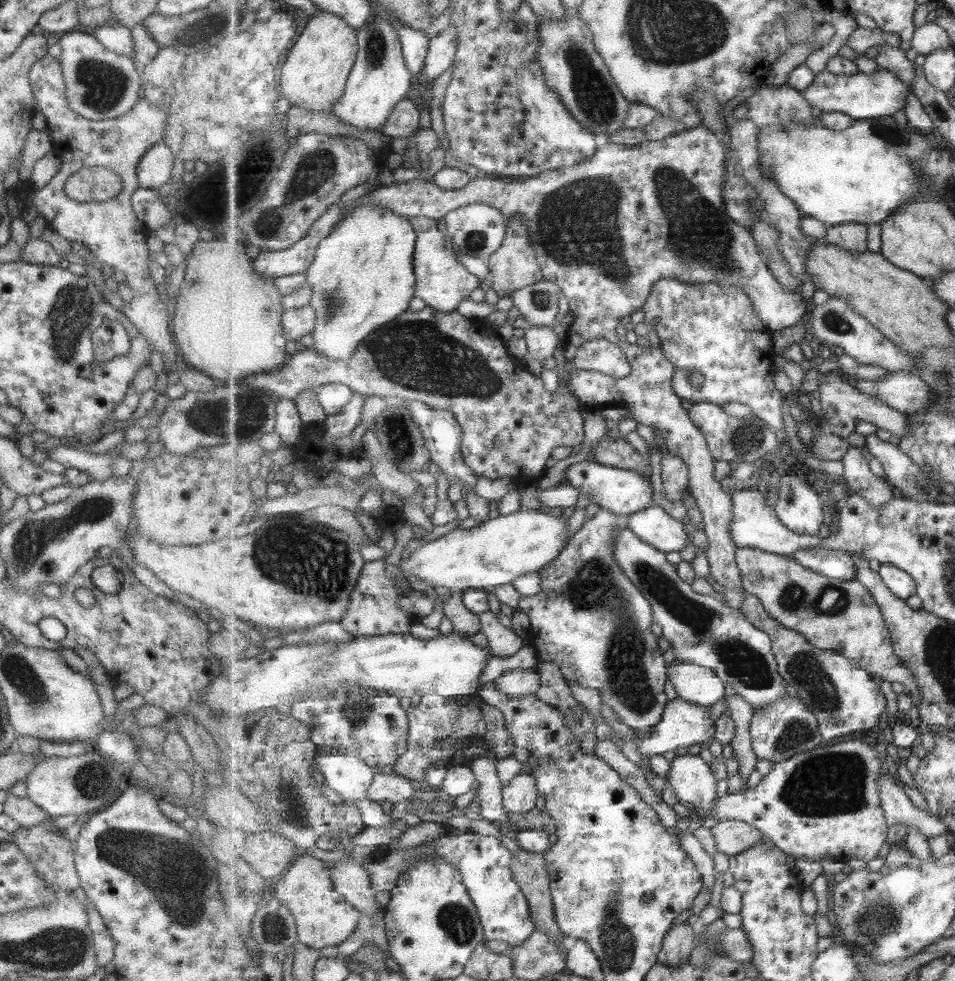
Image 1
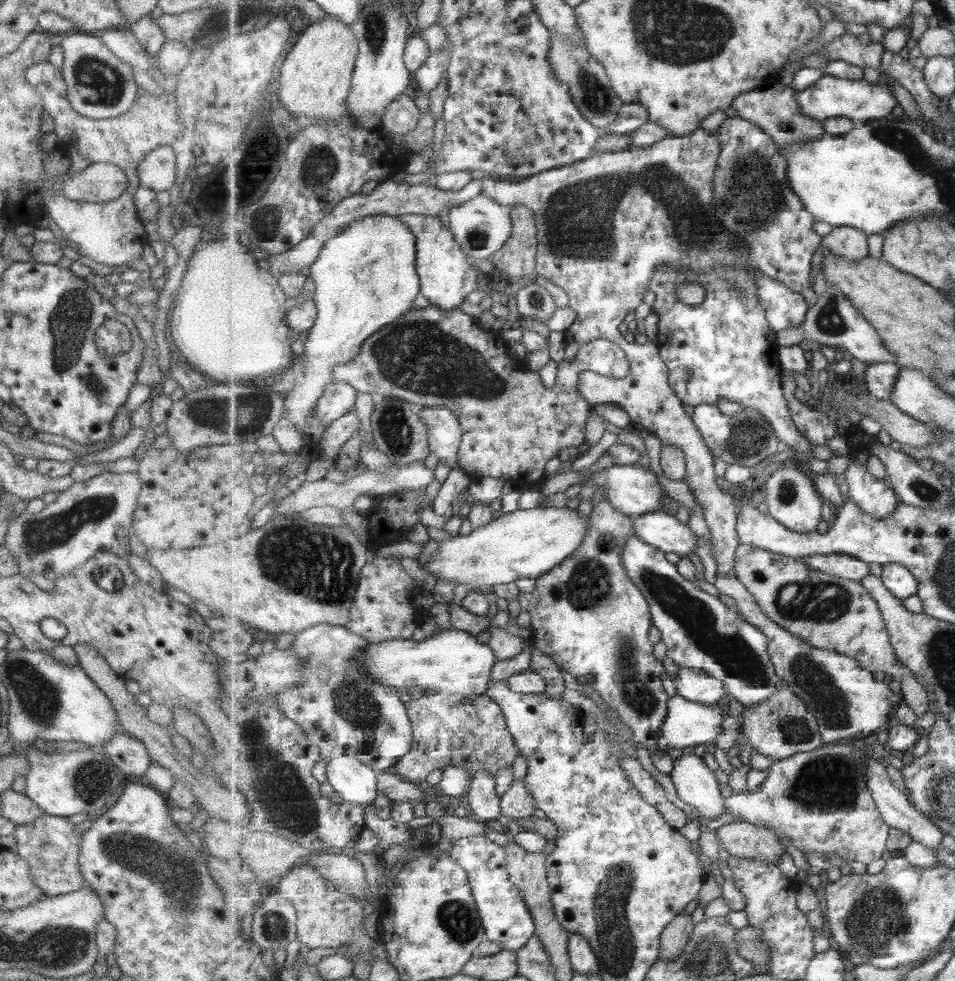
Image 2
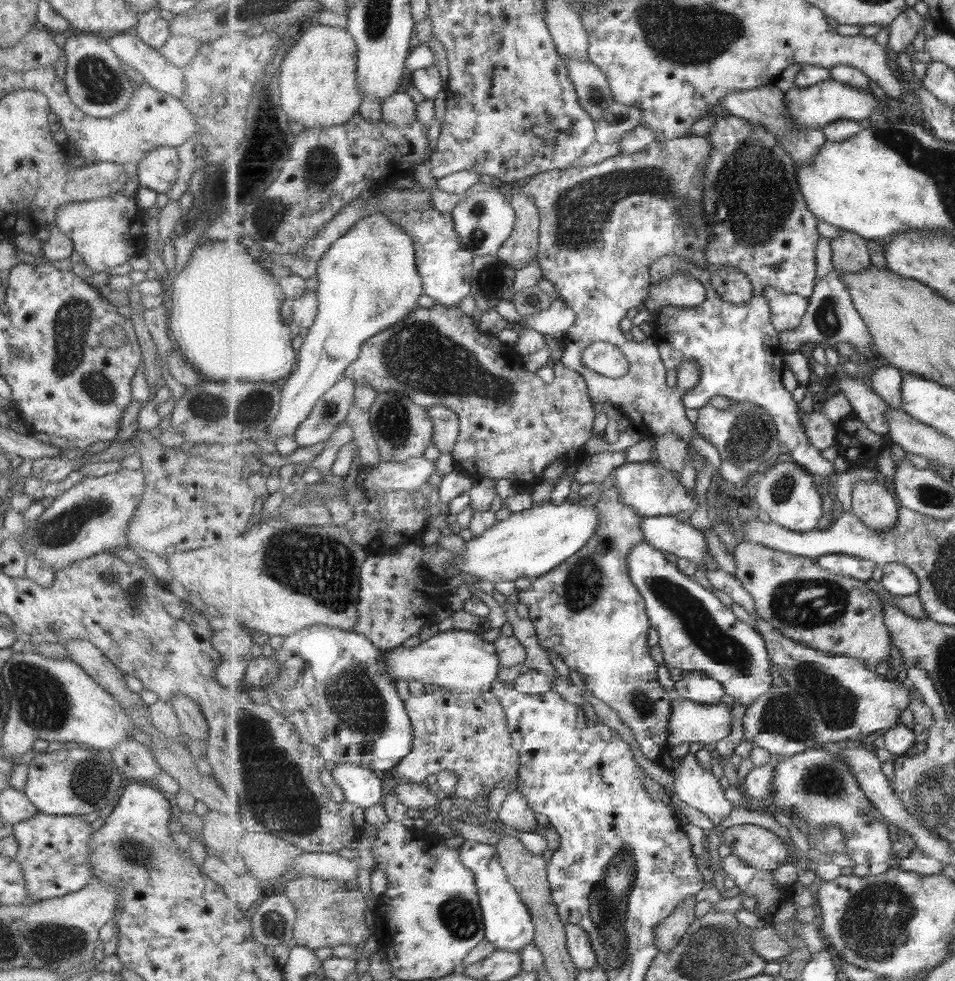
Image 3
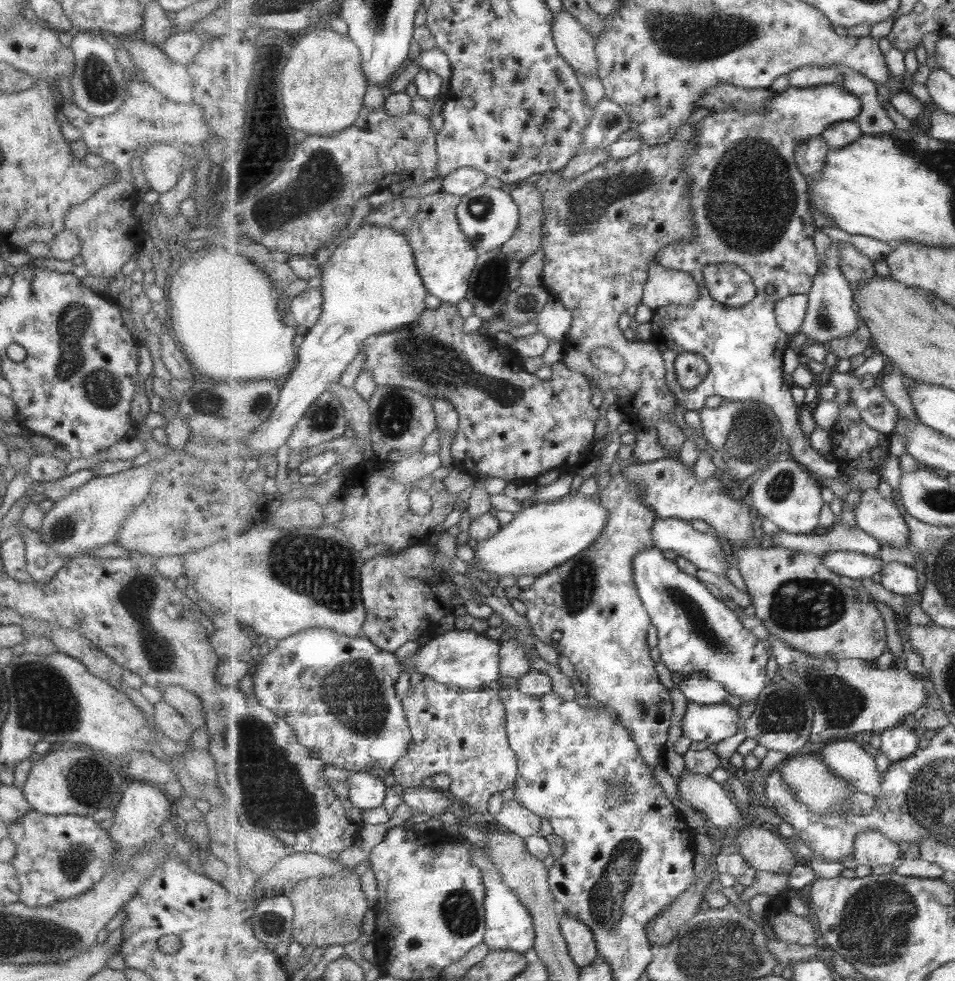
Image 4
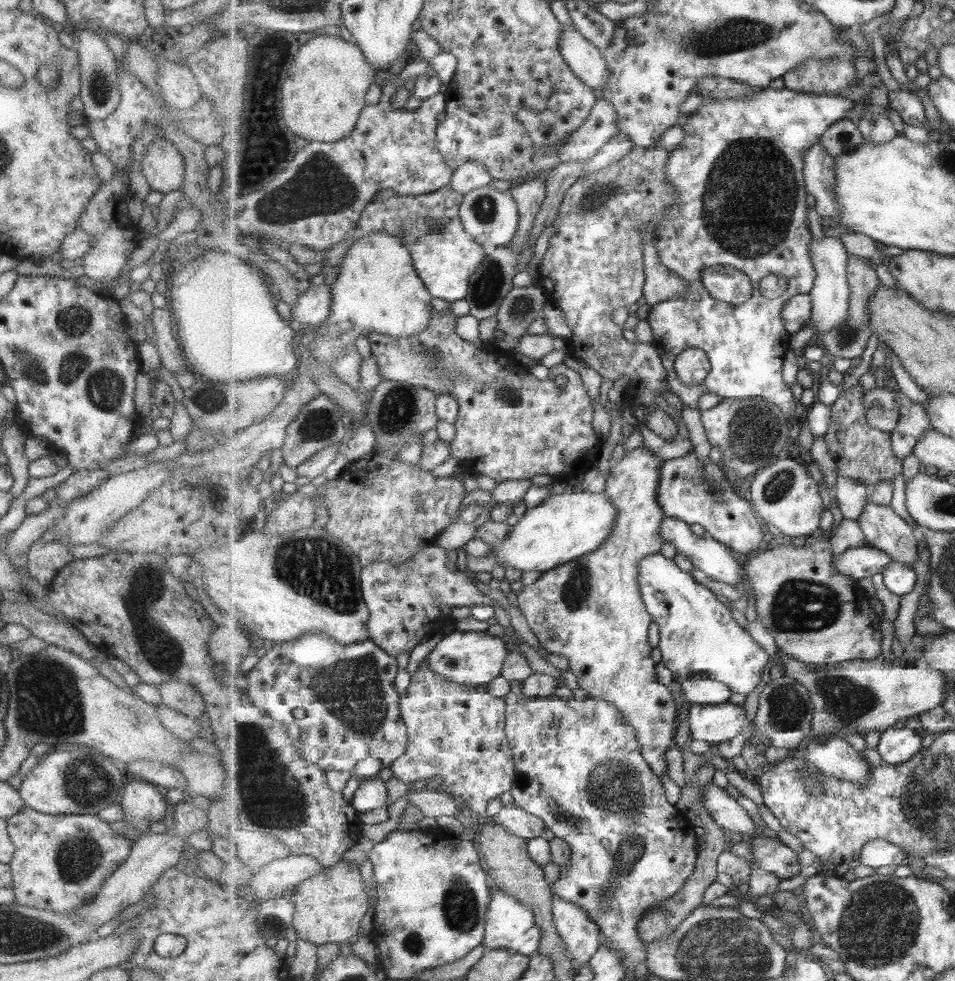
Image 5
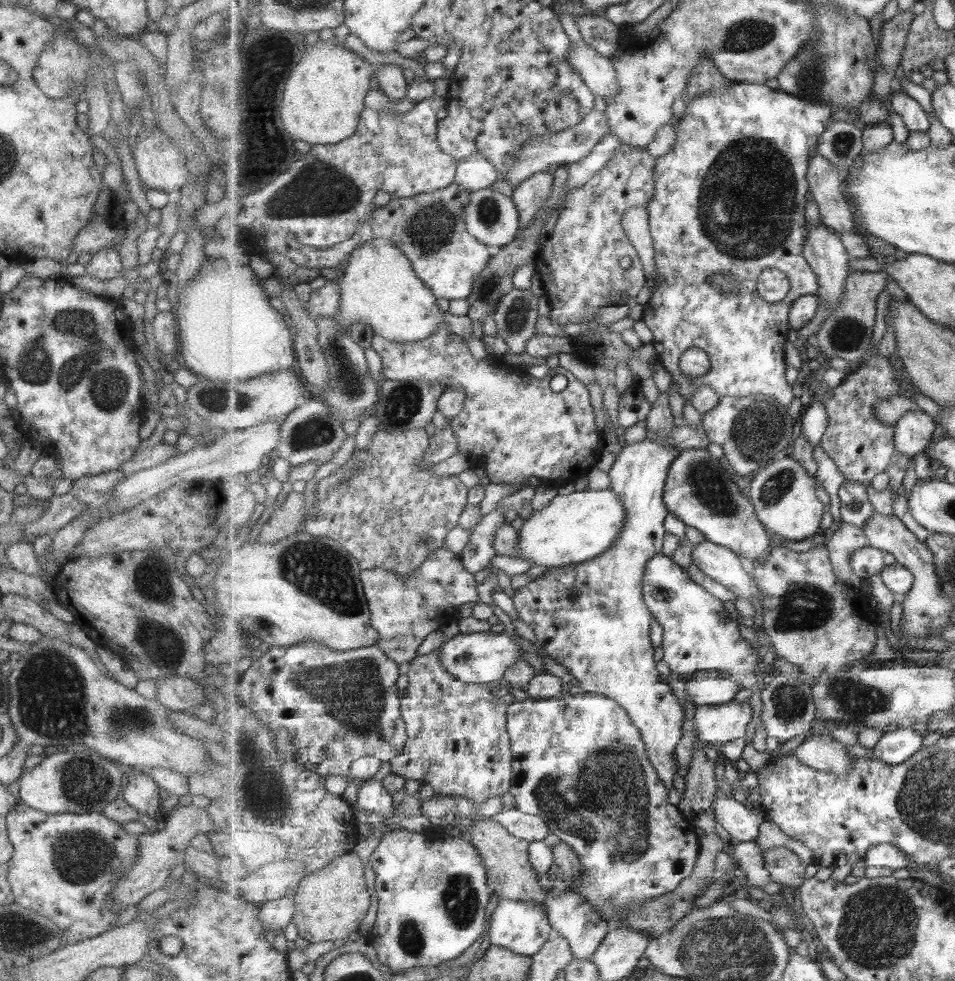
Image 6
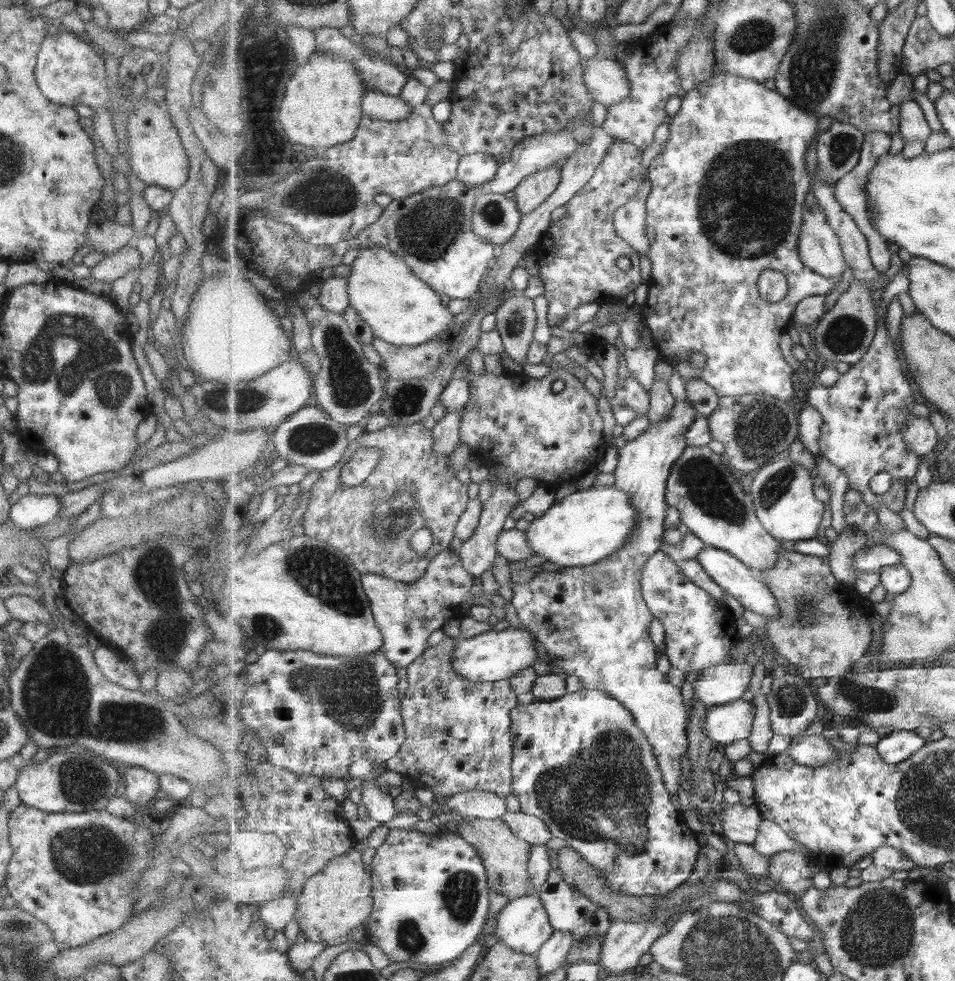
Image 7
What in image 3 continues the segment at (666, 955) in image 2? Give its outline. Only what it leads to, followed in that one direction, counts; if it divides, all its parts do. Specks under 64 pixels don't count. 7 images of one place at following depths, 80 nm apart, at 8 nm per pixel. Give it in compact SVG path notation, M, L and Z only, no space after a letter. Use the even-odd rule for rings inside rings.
M692 898L684 900L682 904L678 906L678 909L672 914L667 920L664 920L662 924L656 928L656 942L660 952L671 952L681 944L690 926L695 922L695 906L697 906L697 901Z

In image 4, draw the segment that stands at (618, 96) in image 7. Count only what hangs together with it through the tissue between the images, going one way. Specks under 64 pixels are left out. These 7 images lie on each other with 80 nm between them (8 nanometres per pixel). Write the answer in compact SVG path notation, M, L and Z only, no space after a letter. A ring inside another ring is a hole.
M566 9L555 13L555 43L563 59L574 67L578 76L598 74L599 59L595 53L596 38Z

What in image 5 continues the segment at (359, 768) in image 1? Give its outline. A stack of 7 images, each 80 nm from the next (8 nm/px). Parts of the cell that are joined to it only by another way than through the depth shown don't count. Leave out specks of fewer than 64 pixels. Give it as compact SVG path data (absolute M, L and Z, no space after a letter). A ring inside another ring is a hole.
M377 777L359 779L360 785L351 798L352 805L360 812L381 810L388 806L388 787Z

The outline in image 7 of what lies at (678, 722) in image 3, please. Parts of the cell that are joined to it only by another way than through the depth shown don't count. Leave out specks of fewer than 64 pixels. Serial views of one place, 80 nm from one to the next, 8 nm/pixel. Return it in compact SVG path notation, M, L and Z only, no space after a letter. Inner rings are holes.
M751 700L708 707L704 718L707 736L716 744L731 744L751 736L755 722L755 706Z

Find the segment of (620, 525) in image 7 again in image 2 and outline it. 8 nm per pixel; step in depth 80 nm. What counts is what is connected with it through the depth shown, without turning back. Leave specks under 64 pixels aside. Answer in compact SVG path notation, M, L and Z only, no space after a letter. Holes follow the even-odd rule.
M544 505L530 510L515 510L512 513L501 515L491 524L471 531L467 536L456 535L440 544L438 551L427 562L424 570L428 571L438 581L449 580L467 586L490 586L498 584L516 583L521 578L539 579L543 574L554 570L561 562L566 561L575 549L583 544L589 532L590 516L581 516L579 510L569 508L554 508Z

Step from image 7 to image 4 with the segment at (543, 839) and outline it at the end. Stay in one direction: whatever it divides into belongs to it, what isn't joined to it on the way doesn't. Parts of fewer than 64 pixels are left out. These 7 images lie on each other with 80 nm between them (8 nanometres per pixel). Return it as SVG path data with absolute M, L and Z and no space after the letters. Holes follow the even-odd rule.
M516 798L505 800L504 809L489 820L523 838L539 834L543 822L540 816L525 808Z

